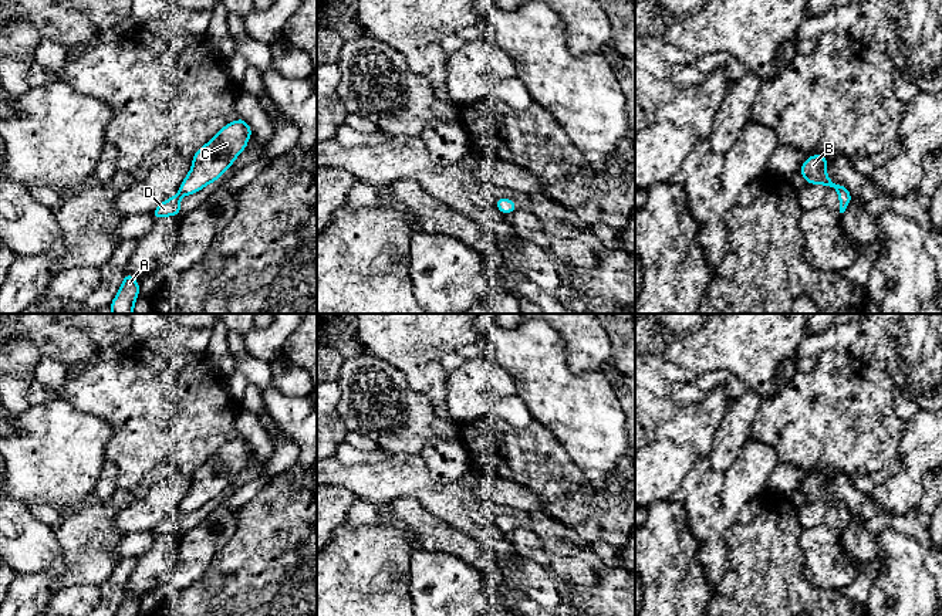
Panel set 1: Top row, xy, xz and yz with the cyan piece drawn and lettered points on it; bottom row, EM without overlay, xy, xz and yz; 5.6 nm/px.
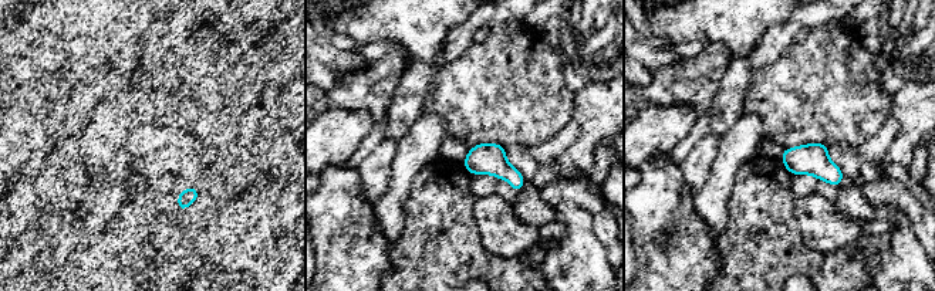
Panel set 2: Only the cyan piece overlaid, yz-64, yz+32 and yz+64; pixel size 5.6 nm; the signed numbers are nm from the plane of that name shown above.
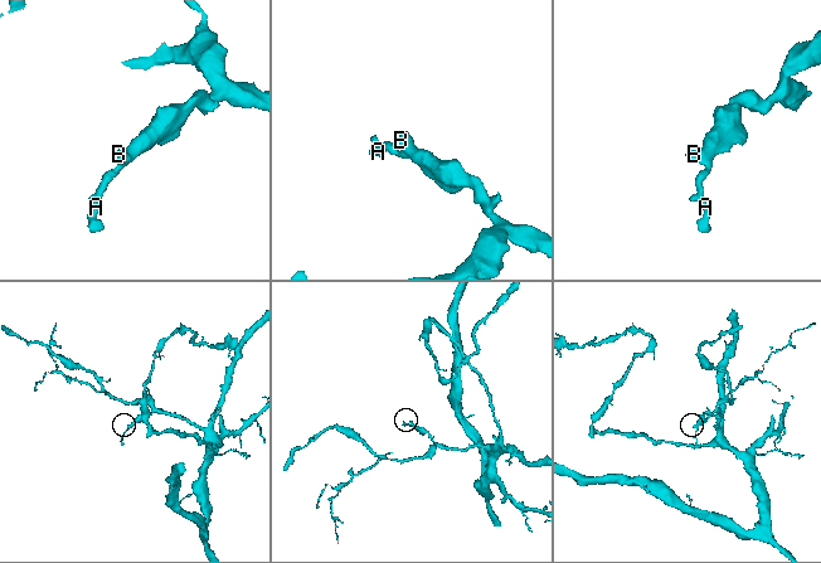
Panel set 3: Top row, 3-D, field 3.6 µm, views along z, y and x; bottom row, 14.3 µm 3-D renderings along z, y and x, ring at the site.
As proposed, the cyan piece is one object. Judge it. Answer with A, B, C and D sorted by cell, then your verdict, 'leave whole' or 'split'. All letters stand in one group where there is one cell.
A B C D | leave whole

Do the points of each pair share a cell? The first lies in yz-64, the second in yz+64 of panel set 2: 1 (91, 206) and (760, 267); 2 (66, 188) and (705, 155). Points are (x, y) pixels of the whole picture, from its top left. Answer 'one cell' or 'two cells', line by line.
1: one cell
2: one cell

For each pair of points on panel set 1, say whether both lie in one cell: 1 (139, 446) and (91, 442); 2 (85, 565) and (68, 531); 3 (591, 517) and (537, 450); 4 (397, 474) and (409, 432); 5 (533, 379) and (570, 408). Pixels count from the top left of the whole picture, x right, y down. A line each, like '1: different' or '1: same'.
1: different
2: same
3: same
4: different
5: same

